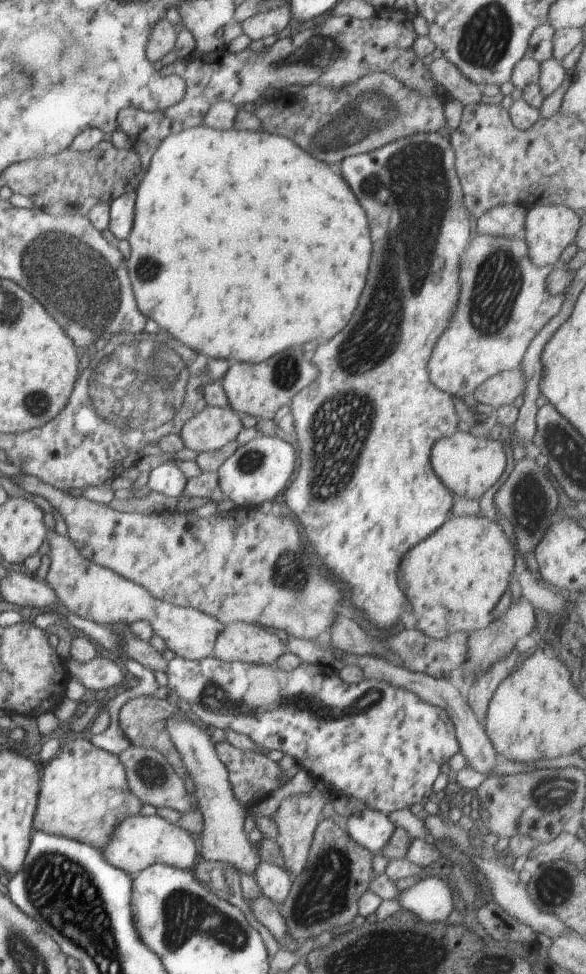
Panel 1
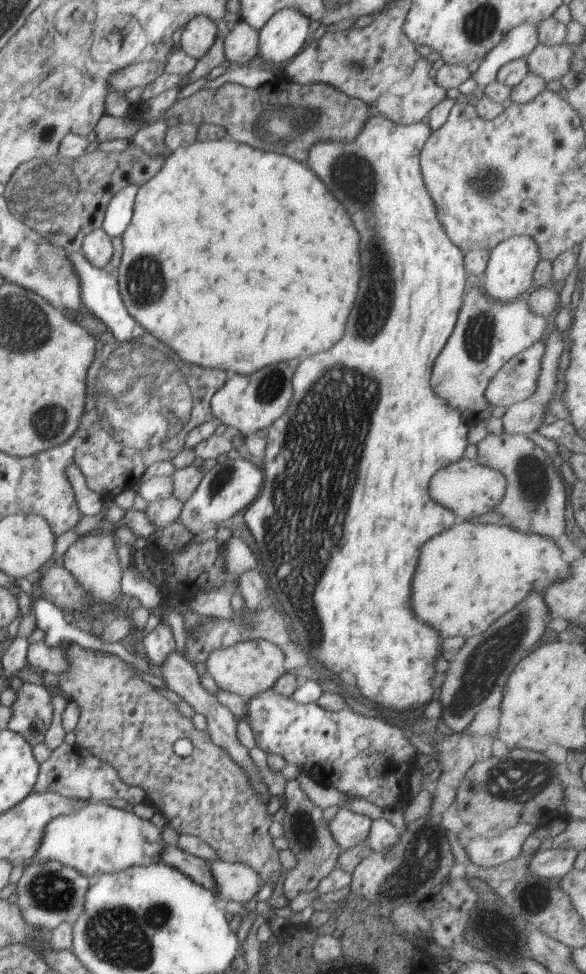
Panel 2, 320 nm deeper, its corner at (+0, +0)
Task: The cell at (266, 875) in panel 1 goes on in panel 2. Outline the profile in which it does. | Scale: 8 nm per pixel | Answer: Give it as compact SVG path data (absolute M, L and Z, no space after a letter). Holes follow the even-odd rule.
M222 860L207 863L217 891L215 896L222 904L229 900L252 904L252 898L262 887L253 868Z

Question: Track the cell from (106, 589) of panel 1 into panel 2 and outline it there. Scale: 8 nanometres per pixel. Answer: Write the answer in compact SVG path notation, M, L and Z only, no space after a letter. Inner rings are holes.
M88 533L80 537L63 554L64 568L78 581L78 584L90 595L94 596L102 605L119 603L122 598L120 589L122 578L122 567L118 559L118 546L114 538L107 533Z

